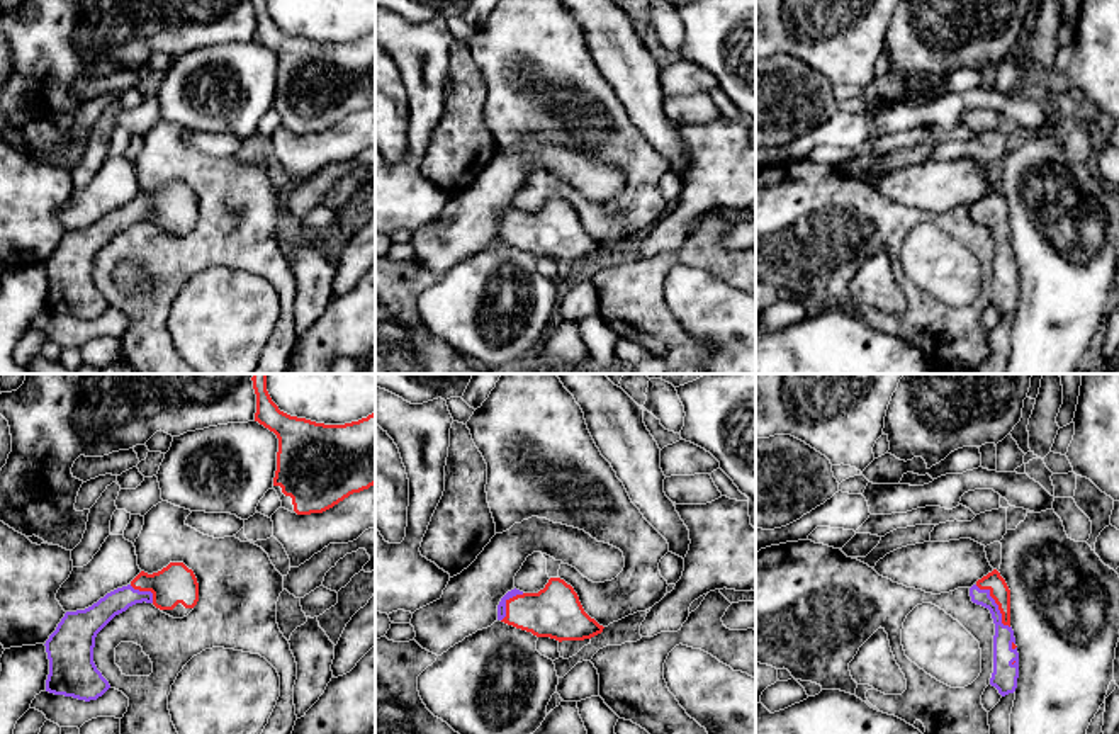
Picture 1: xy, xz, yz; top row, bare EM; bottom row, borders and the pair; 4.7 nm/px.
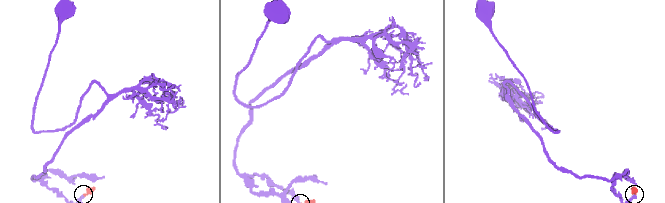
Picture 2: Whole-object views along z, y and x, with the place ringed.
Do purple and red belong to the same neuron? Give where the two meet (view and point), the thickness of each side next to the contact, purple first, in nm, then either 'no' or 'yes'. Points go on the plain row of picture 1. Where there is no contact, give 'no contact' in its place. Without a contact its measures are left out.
yz (995, 223) | 100/90 nm | yes

